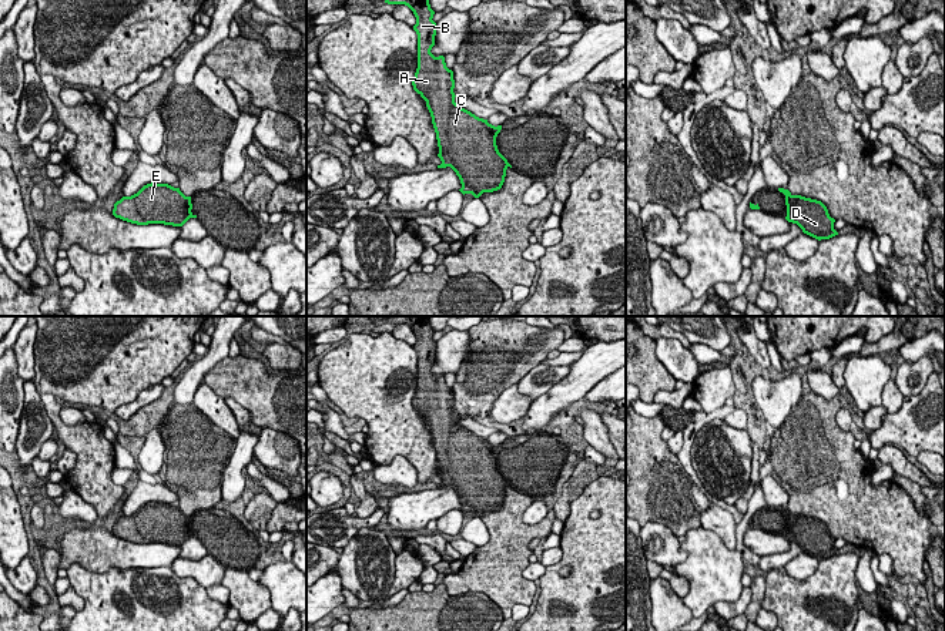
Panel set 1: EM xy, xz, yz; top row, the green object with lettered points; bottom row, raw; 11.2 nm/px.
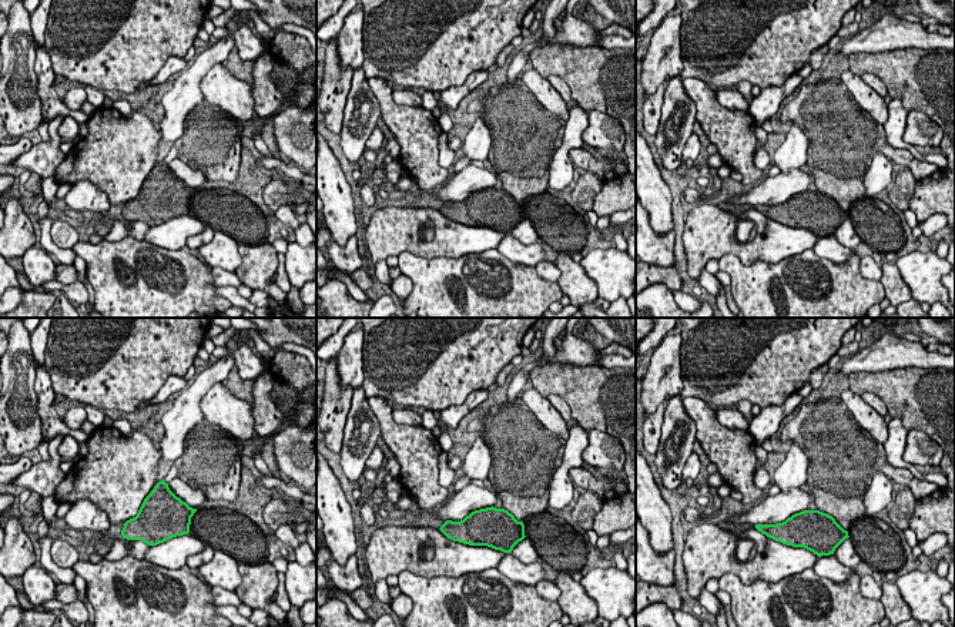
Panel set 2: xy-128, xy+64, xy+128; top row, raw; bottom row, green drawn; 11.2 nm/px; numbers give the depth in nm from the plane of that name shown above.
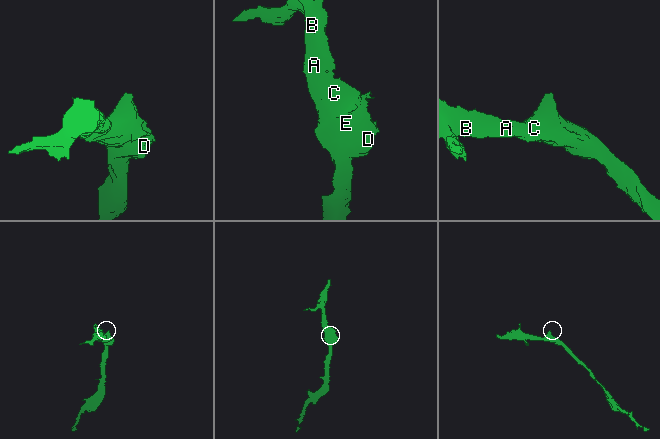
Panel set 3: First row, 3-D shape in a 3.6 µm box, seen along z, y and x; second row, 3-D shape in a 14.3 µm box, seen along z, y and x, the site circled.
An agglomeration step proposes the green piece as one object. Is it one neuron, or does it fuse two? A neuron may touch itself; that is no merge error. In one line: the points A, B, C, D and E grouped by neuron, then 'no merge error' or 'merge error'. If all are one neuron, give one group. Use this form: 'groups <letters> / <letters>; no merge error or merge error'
groups A B C D E; no merge error

